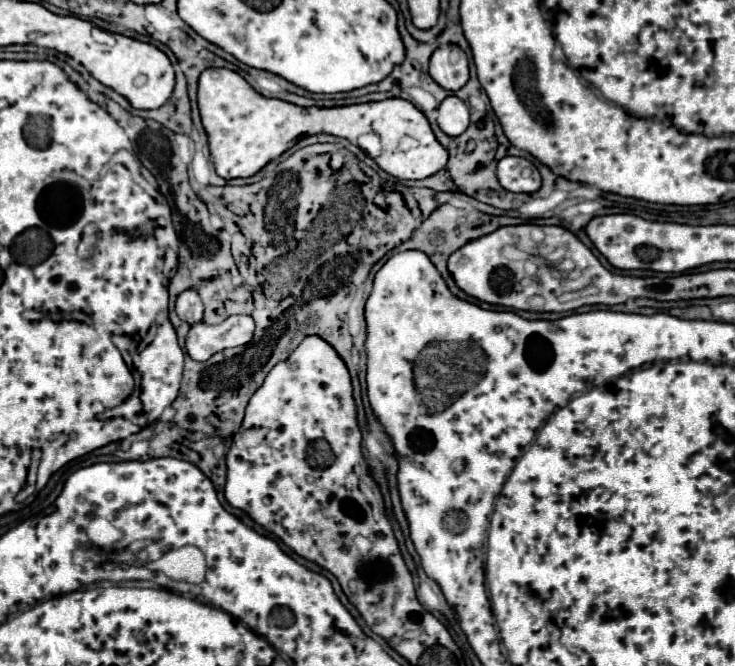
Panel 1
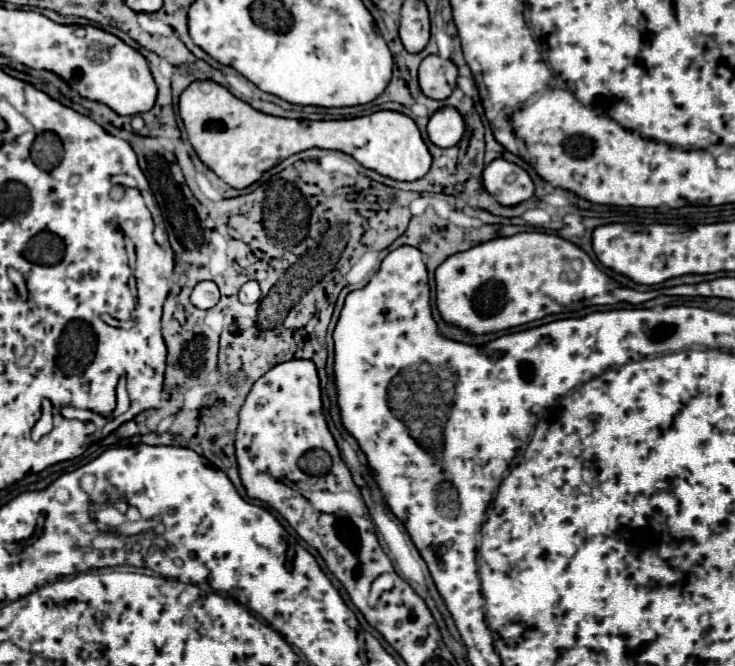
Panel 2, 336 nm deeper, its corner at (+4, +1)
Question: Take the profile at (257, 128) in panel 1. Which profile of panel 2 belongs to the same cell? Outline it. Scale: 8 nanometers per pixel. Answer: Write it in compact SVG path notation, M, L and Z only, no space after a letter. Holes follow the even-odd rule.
M193 81L179 97L179 113L185 123L187 139L197 151L199 159L215 171L227 185L233 189L245 189L251 183L255 183L267 169L275 167L279 161L287 159L289 155L295 155L299 151L321 147L321 149L337 149L343 153L349 153L353 159L357 159L363 167L373 169L385 177L391 177L395 181L415 181L417 177L423 177L431 167L431 153L421 139L419 127L415 121L403 113L397 111L377 111L367 117L355 117L355 119L337 119L337 121L297 121L297 119L283 119L275 115L261 113L253 109L249 103L235 97L227 87L215 83L215 81Z

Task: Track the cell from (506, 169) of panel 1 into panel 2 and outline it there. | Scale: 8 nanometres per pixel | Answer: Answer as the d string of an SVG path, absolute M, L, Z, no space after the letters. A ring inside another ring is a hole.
M505 159L491 161L483 171L485 189L501 205L517 205L533 197L533 181L525 169Z

